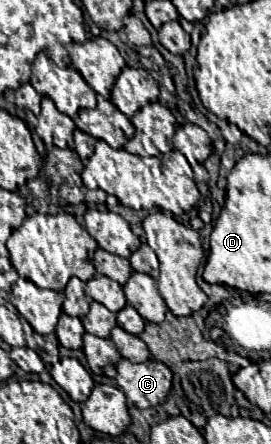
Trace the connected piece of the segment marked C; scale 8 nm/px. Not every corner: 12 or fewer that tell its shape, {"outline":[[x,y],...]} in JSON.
{"outline":[[122,358],[116,384],[136,408],[166,402],[172,372]]}

